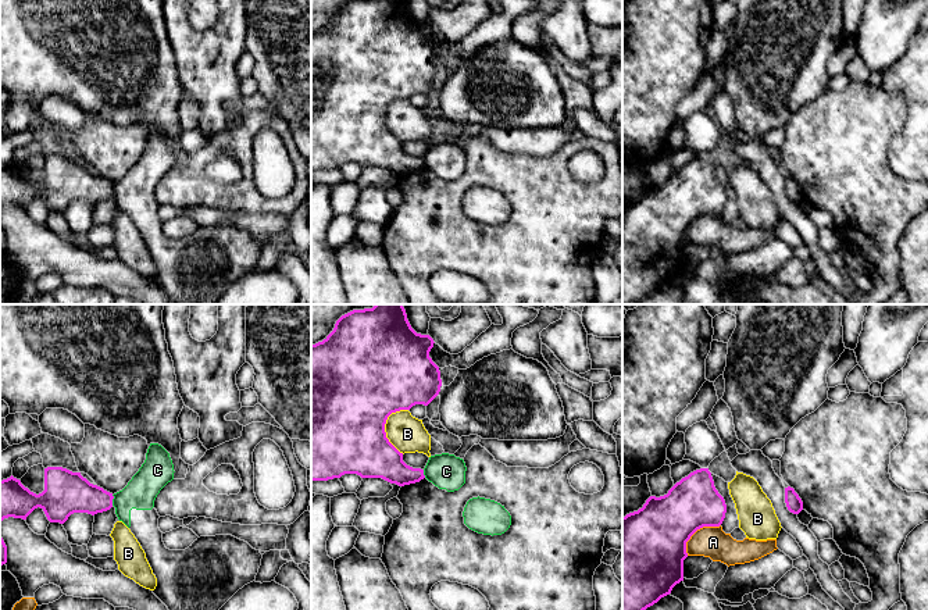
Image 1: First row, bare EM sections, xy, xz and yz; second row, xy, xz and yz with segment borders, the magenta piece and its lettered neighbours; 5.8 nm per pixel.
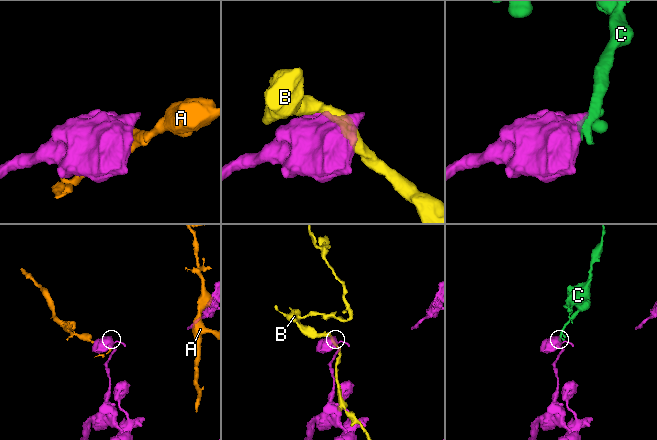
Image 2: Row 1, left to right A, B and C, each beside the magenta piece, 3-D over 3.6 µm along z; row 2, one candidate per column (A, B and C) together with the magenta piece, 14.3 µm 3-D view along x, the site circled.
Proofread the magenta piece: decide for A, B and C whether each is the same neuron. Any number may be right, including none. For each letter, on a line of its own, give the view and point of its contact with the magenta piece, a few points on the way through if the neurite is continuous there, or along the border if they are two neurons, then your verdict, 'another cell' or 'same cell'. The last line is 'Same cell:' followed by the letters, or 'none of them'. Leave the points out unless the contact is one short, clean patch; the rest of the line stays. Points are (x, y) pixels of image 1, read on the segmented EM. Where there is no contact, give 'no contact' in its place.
A: yz (696, 530) | another cell
B: xz (384, 427) | another cell
C: xy (111, 500) | along xy (111, 495), (113, 505) | another cell
Same cell: none of them

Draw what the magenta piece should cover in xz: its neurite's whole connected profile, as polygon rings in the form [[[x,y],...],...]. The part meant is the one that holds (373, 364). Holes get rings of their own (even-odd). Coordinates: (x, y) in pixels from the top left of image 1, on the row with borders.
[[[375,304],[372,308],[353,310],[342,315],[333,331],[322,342],[311,345],[311,481],[328,481],[345,474],[357,474],[361,478],[382,478],[390,484],[404,486],[425,478],[424,470],[413,468],[403,461],[403,453],[386,438],[385,424],[392,413],[410,410],[415,404],[428,406],[439,395],[442,386],[440,371],[429,357],[433,343],[429,335],[417,333],[411,328],[403,304]]]

